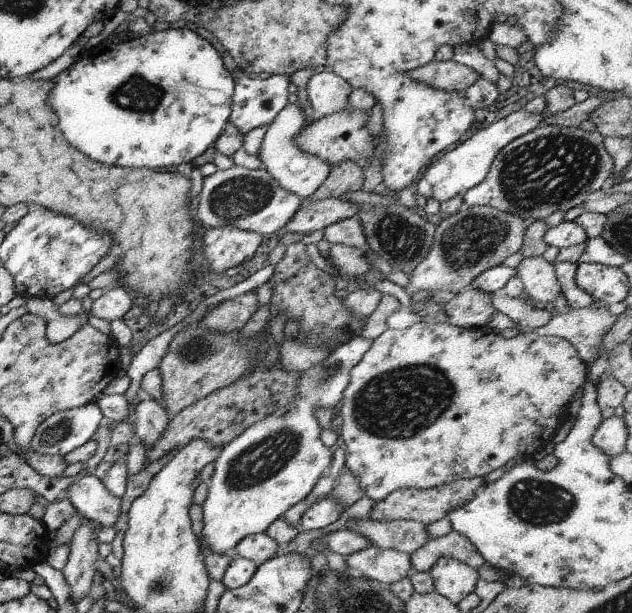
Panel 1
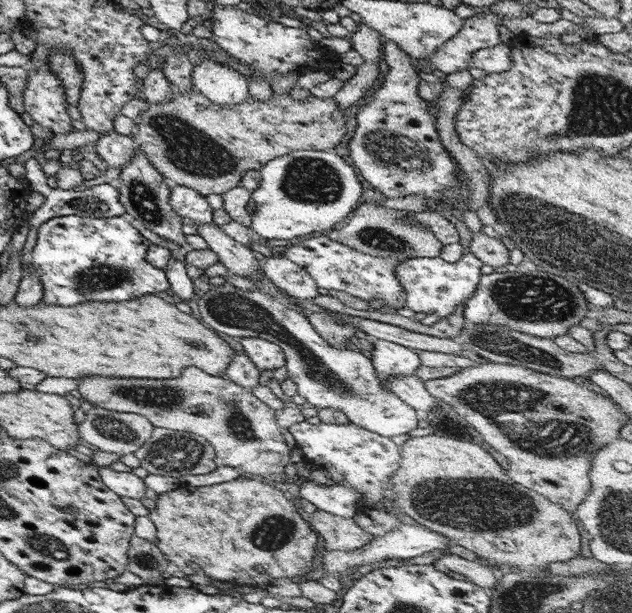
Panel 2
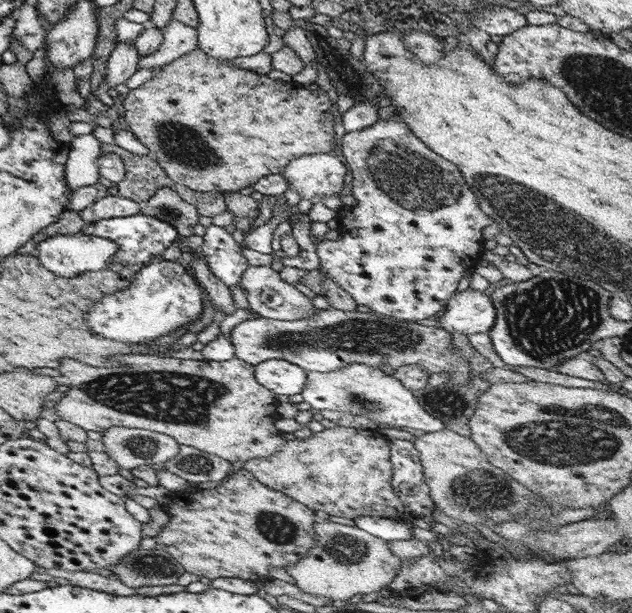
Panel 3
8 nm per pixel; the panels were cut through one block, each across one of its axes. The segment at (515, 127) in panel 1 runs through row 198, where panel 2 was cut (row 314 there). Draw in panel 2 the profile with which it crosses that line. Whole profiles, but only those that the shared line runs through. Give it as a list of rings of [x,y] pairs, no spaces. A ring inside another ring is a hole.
[[[464,253],[463,257],[455,263],[448,263],[443,258],[413,258],[407,261],[400,261],[395,266],[398,283],[406,290],[406,305],[415,313],[425,313],[426,316],[434,314],[438,320],[446,320],[456,309],[457,306],[462,306],[462,310],[466,308],[466,302],[472,298],[474,289],[478,286],[478,281],[481,277],[480,267],[483,262],[476,258],[472,253]]]

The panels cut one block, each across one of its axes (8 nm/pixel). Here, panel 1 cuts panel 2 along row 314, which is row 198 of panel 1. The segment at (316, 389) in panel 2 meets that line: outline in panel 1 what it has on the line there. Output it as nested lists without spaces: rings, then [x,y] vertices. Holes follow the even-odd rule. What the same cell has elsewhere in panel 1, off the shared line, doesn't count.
[[[232,166],[228,170],[219,170],[204,178],[196,220],[208,229],[220,226],[236,226],[240,230],[250,230],[262,237],[279,234],[286,222],[296,214],[302,204],[302,198],[284,190],[264,168],[248,170],[242,166]]]

